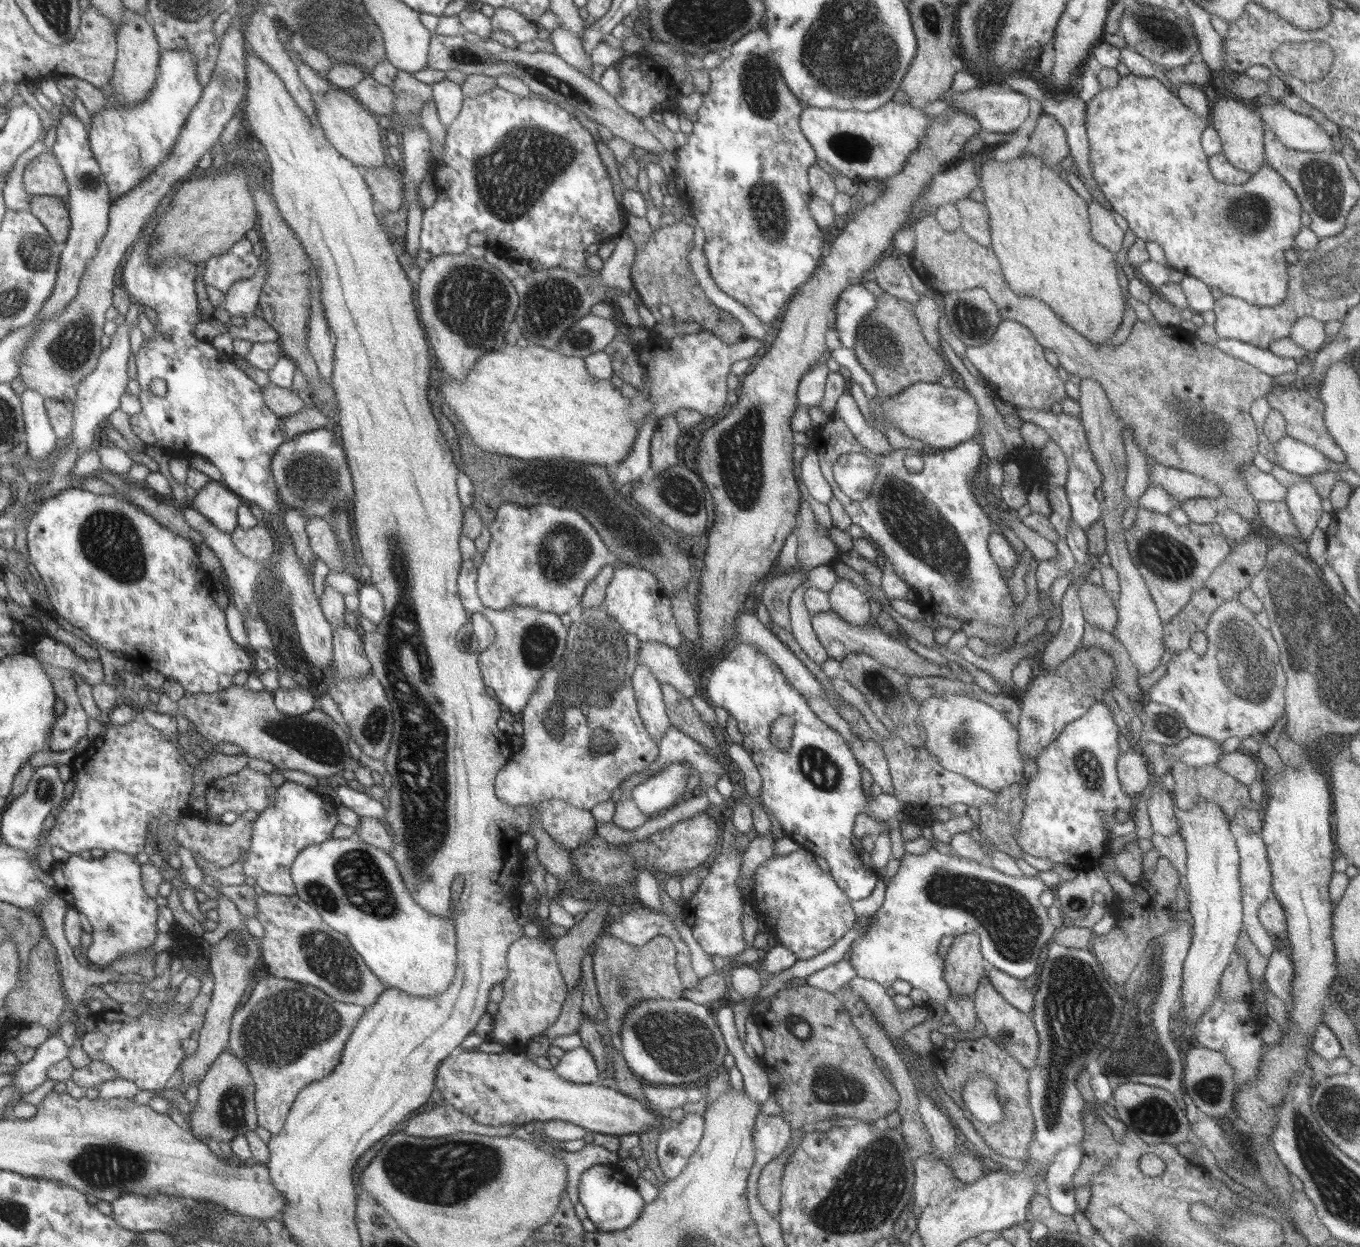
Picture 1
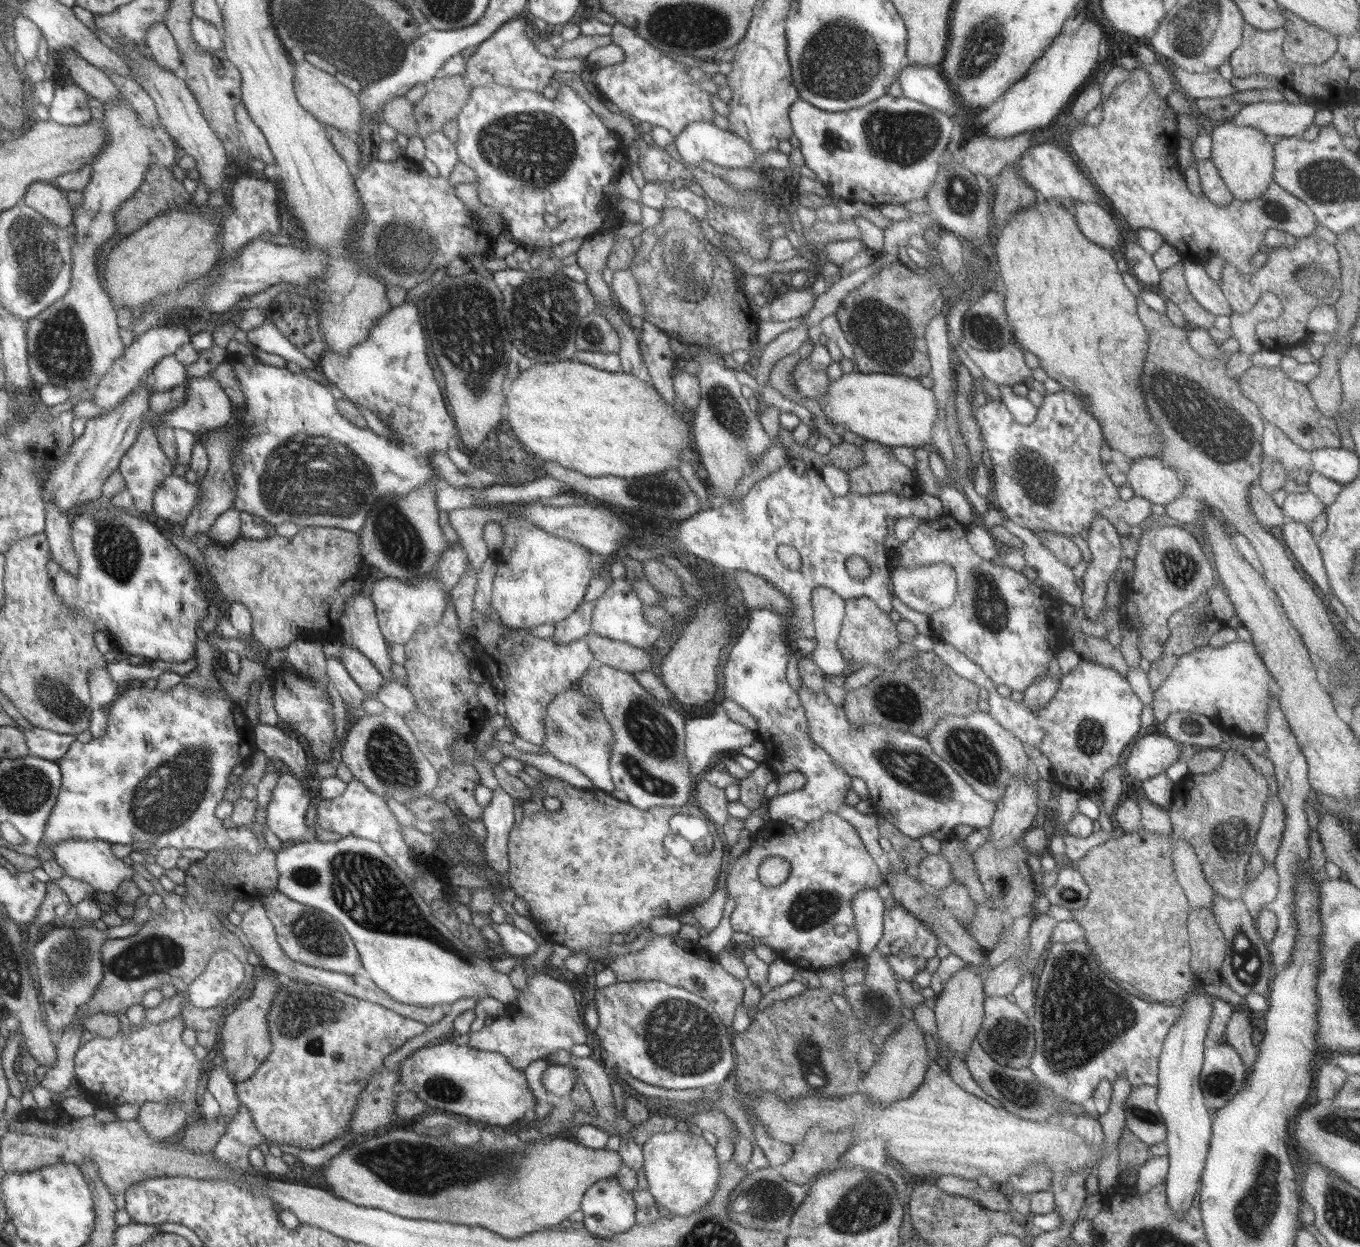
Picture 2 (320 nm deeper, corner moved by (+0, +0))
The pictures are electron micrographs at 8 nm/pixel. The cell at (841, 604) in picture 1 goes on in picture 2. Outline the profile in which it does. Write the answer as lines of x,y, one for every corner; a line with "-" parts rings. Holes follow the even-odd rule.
861,597
846,602
846,618
837,640
837,647
847,661
844,675
850,675
865,666
879,666
881,672
892,670
898,665
891,652
901,644
896,623
870,599

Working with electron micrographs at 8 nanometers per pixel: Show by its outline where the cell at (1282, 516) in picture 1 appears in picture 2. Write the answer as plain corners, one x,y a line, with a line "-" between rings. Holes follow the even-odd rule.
1260,485
1249,488
1249,505
1256,520
1266,528
1279,528
1289,520
1282,507
1274,503
1273,495
1264,491

